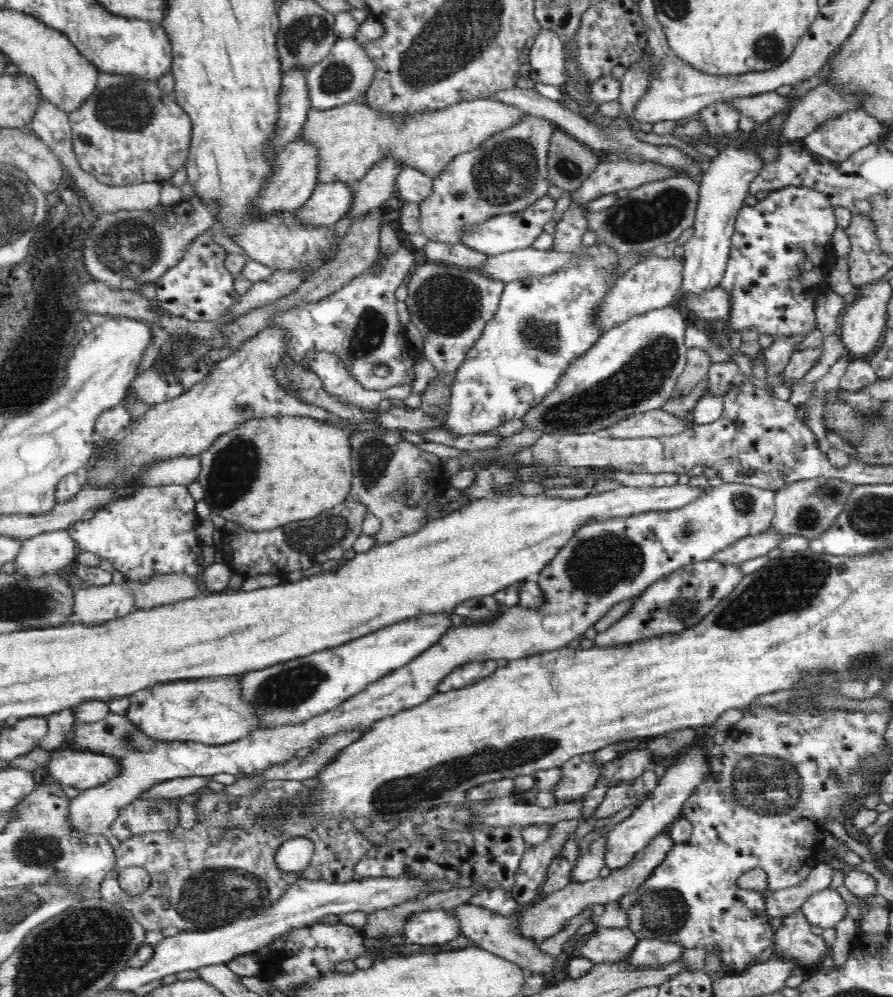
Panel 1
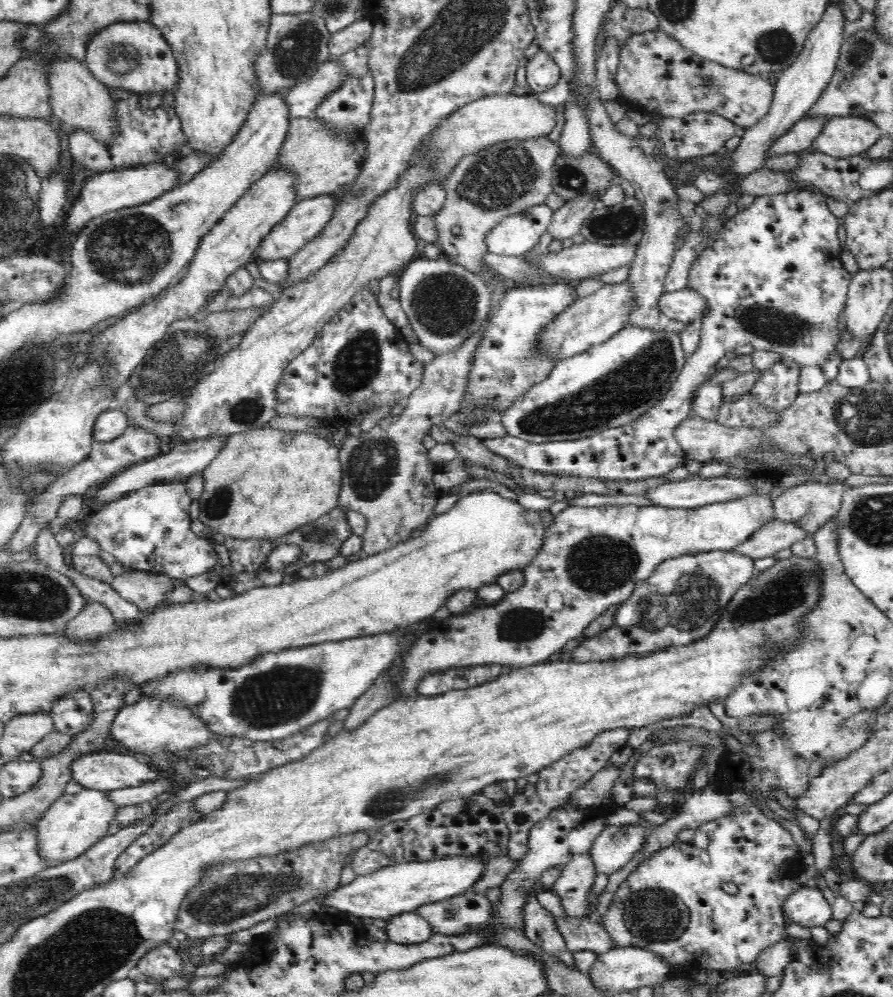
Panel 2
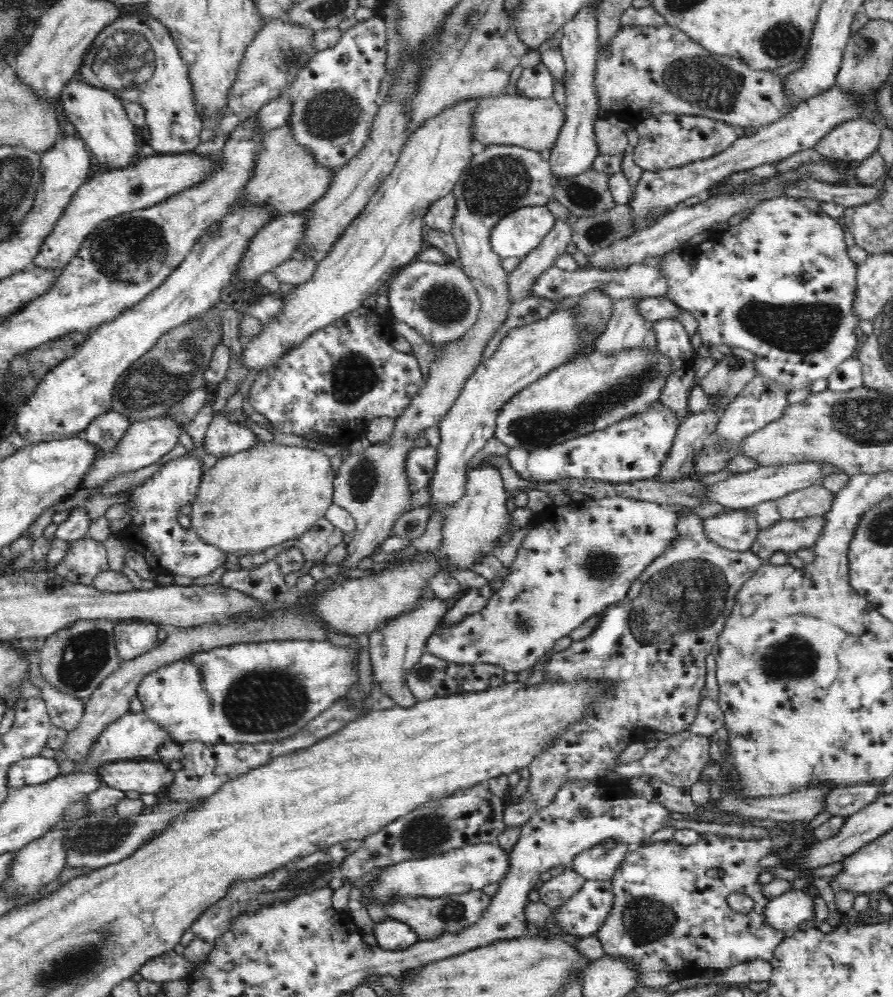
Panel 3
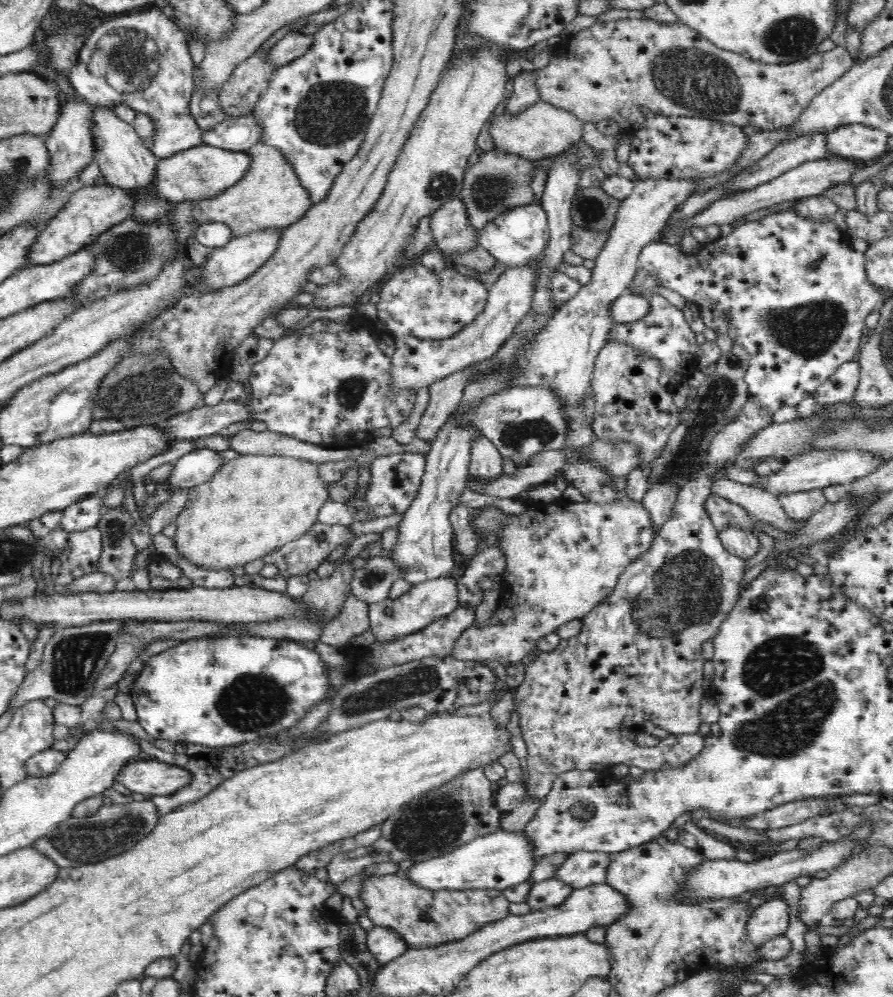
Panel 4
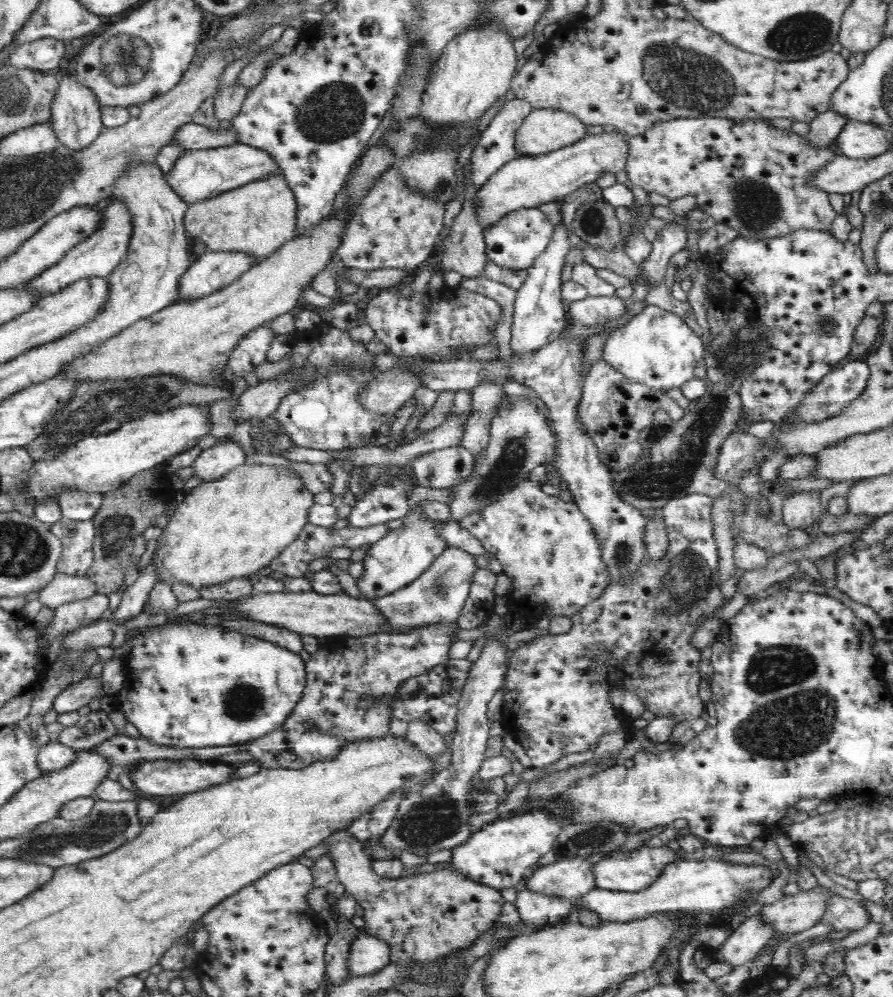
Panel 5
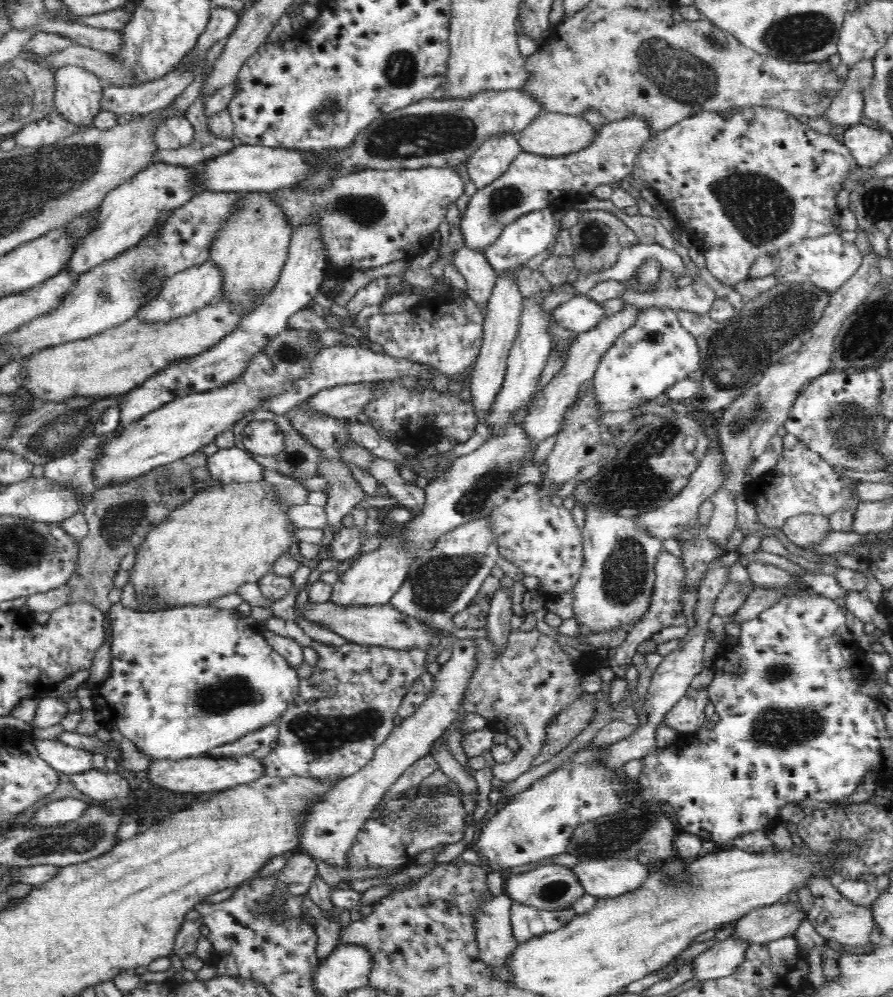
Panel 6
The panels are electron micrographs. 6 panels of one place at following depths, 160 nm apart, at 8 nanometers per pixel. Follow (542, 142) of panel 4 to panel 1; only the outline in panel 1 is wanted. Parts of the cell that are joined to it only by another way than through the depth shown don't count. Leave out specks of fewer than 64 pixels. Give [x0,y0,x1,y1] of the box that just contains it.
[299,98,530,186]

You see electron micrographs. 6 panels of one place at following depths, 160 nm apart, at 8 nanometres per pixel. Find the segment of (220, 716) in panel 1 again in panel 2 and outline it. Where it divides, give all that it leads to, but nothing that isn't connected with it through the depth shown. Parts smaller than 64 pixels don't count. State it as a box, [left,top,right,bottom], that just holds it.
[109,695,214,755]

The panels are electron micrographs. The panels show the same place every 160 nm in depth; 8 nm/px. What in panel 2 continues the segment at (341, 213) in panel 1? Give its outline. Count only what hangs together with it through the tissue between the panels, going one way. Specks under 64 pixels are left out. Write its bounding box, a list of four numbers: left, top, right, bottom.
[254,195,336,263]

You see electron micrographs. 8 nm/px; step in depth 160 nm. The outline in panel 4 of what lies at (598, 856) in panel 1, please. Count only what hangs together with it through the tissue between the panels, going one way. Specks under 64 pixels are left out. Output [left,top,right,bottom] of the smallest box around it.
[525,879,572,911]

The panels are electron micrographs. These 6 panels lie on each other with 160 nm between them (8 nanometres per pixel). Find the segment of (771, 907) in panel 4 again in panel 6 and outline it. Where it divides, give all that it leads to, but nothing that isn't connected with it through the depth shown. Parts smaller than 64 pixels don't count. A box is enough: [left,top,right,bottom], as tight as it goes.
[692,937,748,981]

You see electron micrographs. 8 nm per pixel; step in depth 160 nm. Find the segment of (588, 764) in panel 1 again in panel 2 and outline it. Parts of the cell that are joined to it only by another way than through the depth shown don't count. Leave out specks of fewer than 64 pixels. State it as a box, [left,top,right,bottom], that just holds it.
[498,726,634,861]

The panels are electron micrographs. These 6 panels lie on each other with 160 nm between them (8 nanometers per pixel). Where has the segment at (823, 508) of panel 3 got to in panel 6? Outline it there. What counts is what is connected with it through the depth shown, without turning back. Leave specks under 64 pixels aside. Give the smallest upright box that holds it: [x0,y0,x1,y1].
[782,514,831,550]

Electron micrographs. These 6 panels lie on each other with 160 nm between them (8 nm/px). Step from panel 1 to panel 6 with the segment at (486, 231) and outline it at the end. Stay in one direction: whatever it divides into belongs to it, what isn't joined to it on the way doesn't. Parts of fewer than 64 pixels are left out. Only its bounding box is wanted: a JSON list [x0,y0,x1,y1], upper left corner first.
[484,207,557,273]

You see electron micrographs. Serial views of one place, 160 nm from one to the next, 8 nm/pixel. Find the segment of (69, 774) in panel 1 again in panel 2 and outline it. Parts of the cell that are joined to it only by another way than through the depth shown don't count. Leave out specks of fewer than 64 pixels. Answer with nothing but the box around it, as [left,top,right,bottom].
[71,750,161,792]

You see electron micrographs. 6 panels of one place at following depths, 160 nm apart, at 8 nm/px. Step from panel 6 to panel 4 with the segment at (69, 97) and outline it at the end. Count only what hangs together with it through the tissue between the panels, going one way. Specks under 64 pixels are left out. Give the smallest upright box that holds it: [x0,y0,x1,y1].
[46,96,95,184]

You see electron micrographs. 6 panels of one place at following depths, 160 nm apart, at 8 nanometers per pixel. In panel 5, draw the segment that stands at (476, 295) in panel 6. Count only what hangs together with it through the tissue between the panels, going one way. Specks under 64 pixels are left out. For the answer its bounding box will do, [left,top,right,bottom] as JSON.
[438,189,489,279]

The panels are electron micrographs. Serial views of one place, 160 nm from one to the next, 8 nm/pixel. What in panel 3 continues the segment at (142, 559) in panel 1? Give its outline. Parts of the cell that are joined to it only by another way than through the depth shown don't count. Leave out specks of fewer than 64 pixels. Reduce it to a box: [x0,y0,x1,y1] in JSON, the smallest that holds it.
[117,454,227,579]

